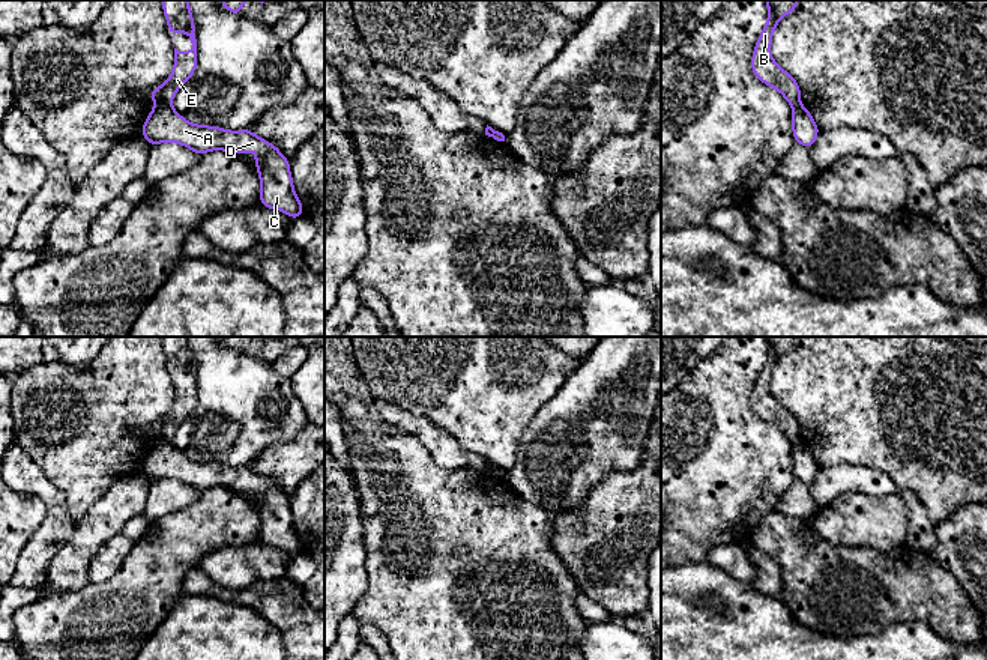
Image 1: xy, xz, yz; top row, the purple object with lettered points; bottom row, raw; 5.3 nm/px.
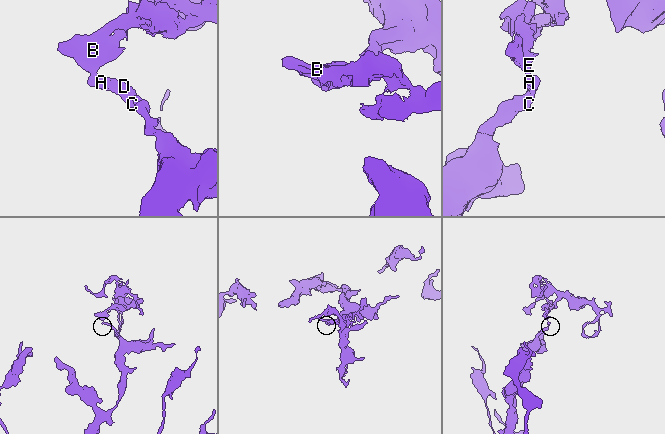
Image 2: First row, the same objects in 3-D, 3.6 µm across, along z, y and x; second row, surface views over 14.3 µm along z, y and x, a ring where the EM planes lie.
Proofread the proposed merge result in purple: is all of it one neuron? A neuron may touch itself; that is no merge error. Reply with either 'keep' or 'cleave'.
cleave

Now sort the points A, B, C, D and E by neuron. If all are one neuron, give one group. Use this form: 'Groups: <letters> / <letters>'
Groups: A C D / B E

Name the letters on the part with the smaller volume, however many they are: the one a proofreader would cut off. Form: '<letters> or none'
B, E

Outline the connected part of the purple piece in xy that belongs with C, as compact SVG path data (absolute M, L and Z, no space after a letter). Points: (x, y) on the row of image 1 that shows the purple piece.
M168 104L152 108L141 135L150 146L173 141L197 155L210 150L225 150L230 155L254 152L260 177L260 204L281 210L291 219L303 215L302 203L294 192L290 161L276 146L257 137L251 129L228 131L219 126L195 125Z

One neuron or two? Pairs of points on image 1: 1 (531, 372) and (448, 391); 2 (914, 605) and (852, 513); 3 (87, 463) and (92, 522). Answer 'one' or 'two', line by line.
1: one
2: two
3: two

